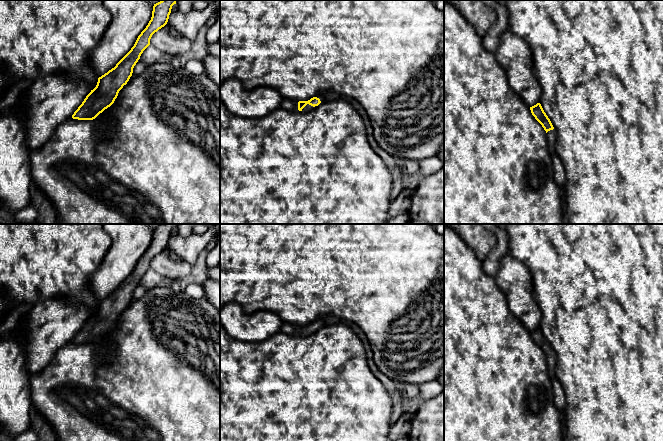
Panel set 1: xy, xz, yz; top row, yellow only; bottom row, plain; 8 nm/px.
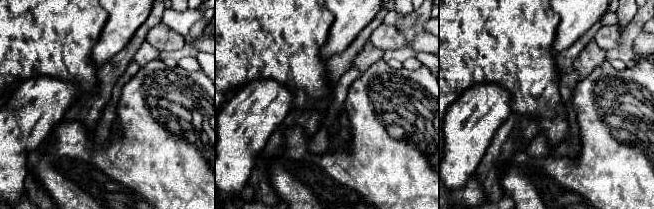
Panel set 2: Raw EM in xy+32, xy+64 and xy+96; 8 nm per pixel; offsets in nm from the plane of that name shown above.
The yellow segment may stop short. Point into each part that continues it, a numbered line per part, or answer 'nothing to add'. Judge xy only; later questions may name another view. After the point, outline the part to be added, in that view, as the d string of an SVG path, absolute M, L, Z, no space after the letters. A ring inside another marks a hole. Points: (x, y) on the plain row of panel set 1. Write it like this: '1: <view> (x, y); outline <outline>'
nothing to add

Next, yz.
1: yz (551, 359); outline M550 354L546 357L547 361L547 370L548 370L548 375L550 379L556 377L556 354Z

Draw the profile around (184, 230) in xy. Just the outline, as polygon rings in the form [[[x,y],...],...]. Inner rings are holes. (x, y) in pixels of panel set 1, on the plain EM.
[[[176,224],[176,230],[178,231],[179,236],[188,237],[193,233],[193,225],[192,224]]]

